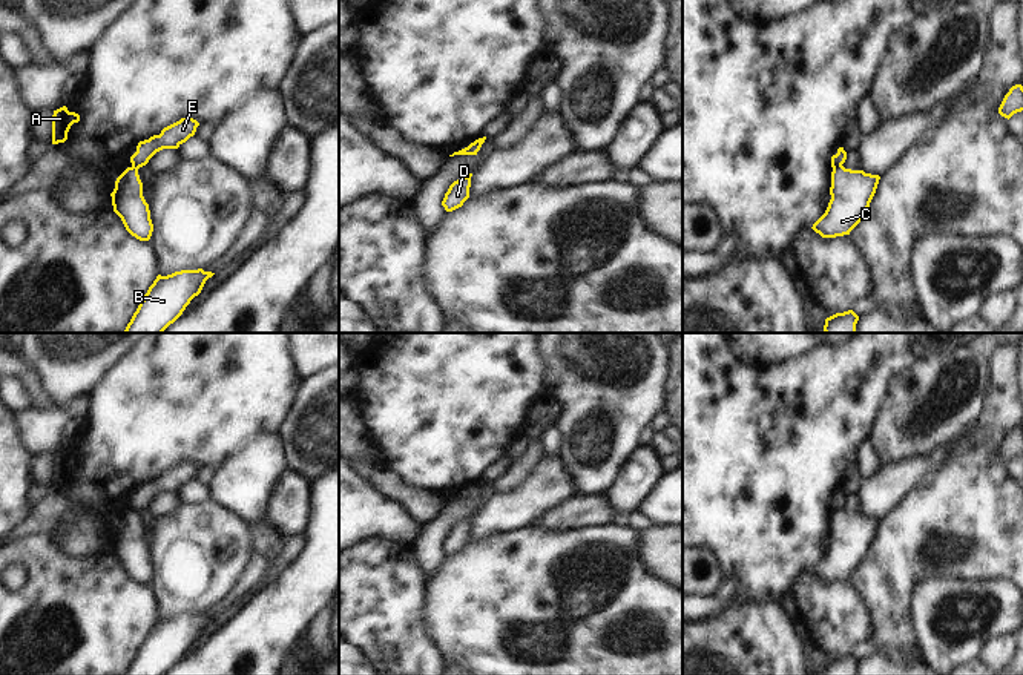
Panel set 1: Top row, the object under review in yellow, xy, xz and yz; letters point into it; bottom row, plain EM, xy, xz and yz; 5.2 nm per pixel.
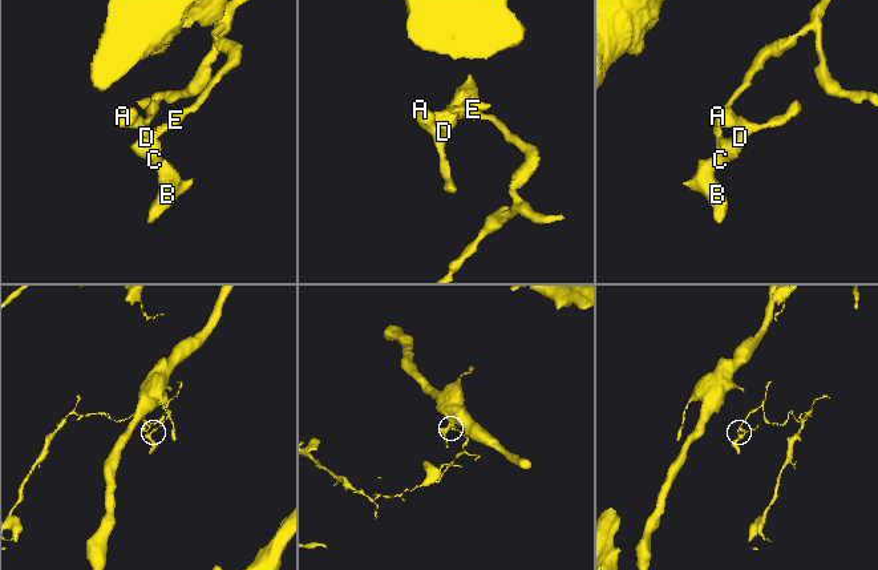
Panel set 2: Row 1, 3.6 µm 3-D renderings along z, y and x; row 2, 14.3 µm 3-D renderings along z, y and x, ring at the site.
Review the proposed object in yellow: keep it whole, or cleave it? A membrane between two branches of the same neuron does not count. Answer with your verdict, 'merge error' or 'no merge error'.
merge error

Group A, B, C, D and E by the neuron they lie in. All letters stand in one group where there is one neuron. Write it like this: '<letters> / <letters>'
A B C D / E

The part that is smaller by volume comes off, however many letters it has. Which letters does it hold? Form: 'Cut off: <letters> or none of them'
Cut off: A, B, C, D.

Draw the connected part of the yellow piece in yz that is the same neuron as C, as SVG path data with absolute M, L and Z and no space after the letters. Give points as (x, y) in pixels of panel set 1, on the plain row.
M839 509L831 515L831 543L825 557L813 568L822 581L850 578L867 557L880 520Z

